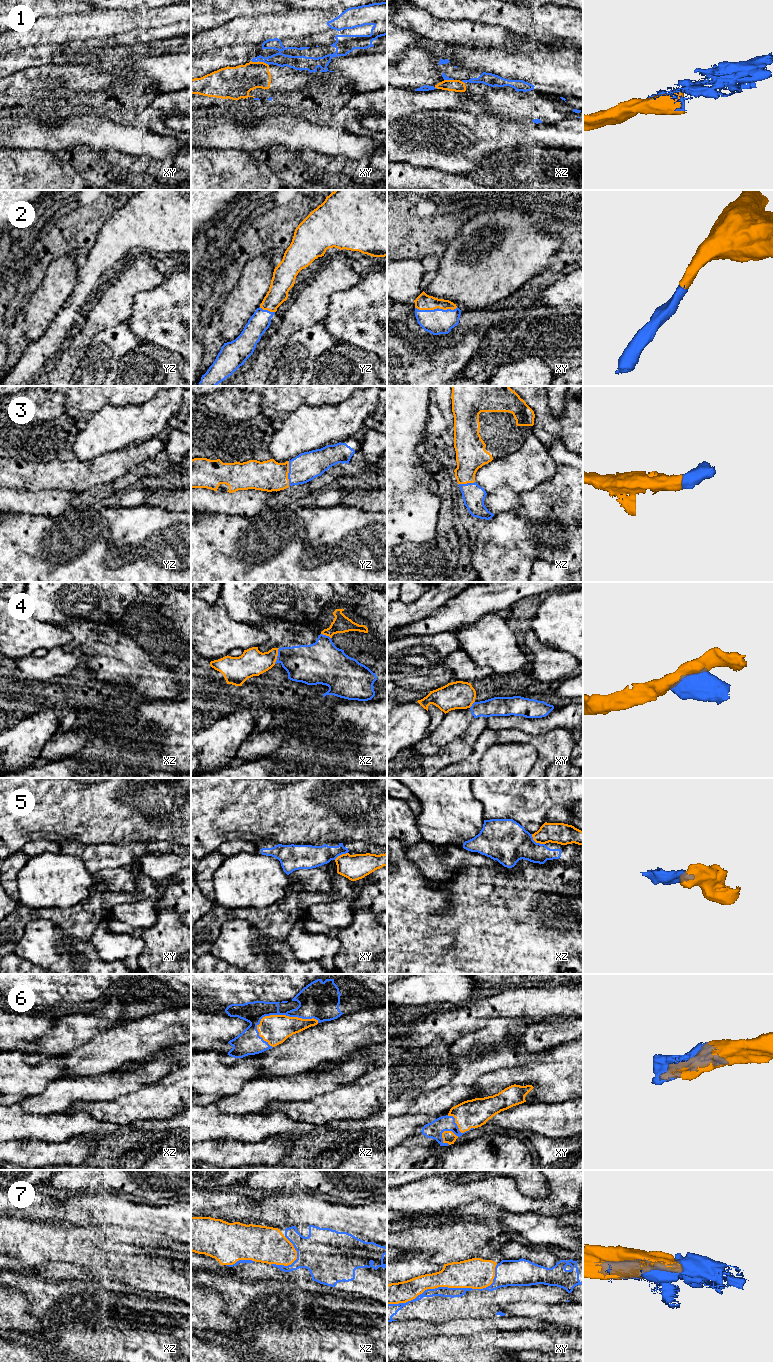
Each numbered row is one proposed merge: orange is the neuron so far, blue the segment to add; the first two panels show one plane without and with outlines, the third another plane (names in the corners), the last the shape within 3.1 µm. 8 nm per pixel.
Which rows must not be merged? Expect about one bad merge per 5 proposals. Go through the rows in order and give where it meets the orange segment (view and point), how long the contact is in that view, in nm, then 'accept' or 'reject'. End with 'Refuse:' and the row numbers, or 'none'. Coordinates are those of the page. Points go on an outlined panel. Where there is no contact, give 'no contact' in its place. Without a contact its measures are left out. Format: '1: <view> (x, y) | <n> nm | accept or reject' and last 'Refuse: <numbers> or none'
1: xy (260, 62) | 150 nm | reject
2: xy (436, 308) | 340 nm | accept
3: yz (288, 472) | 200 nm | accept
4: xz (277, 655) | 130 nm | reject
5: xz (536, 842) | 140 nm | reject
6: xz (284, 1015) | 500 nm | accept
7: xy (448, 1287) | 950 nm | accept
Refuse: 1, 4, 5

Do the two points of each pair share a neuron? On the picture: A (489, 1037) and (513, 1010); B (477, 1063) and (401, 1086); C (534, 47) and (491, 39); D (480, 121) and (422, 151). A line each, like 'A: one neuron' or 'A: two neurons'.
A: two neurons
B: two neurons
C: one neuron
D: one neuron

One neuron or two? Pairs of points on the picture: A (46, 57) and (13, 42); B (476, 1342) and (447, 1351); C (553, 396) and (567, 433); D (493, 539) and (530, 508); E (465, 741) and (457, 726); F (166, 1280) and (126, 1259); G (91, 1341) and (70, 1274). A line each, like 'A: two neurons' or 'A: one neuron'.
A: two neurons
B: one neuron
C: two neurons
D: one neuron
E: two neurons
F: one neuron
G: two neurons

